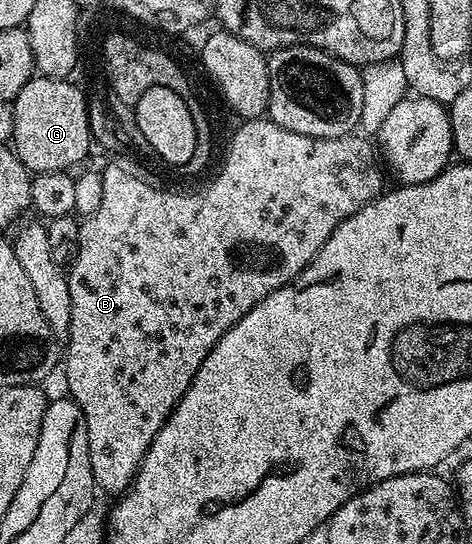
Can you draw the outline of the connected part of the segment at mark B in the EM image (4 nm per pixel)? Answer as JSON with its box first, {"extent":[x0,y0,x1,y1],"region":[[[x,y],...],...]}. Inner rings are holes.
{"extent":[63,118,383,494],"region":[[[249,118],[241,122],[241,125],[237,128],[237,133],[230,138],[229,149],[225,152],[225,165],[222,166],[221,173],[219,173],[202,192],[164,192],[163,189],[156,188],[155,185],[148,184],[147,181],[140,180],[137,176],[132,176],[121,164],[109,164],[106,168],[103,168],[101,172],[101,177],[103,178],[103,198],[99,201],[99,210],[95,210],[95,214],[86,216],[80,221],[81,229],[79,230],[79,238],[77,239],[77,253],[73,255],[72,261],[67,268],[69,289],[71,290],[71,322],[69,323],[69,334],[67,337],[67,343],[69,343],[69,345],[66,346],[65,352],[63,348],[65,384],[69,387],[68,395],[77,403],[79,410],[83,410],[83,418],[87,422],[87,450],[91,458],[91,474],[93,475],[94,485],[96,485],[100,491],[102,488],[105,492],[117,492],[116,494],[121,494],[133,483],[134,478],[137,477],[137,471],[141,469],[143,458],[155,438],[155,434],[159,434],[159,430],[167,422],[169,415],[173,413],[174,406],[181,401],[183,394],[191,386],[191,382],[195,378],[195,374],[199,370],[203,358],[207,358],[207,354],[215,346],[215,342],[219,342],[219,338],[223,338],[223,334],[227,334],[227,330],[231,330],[231,326],[235,326],[235,322],[239,322],[239,318],[243,318],[243,314],[247,314],[259,301],[267,298],[267,294],[279,290],[285,284],[292,284],[293,279],[313,261],[315,254],[319,254],[323,242],[327,242],[327,238],[331,236],[333,231],[335,231],[348,216],[355,214],[364,204],[369,204],[376,196],[381,195],[383,185],[381,185],[380,167],[382,168],[382,165],[379,163],[378,153],[375,151],[374,145],[370,143],[364,135],[350,134],[340,136],[339,138],[311,138],[307,134],[295,134],[268,118]]]}

